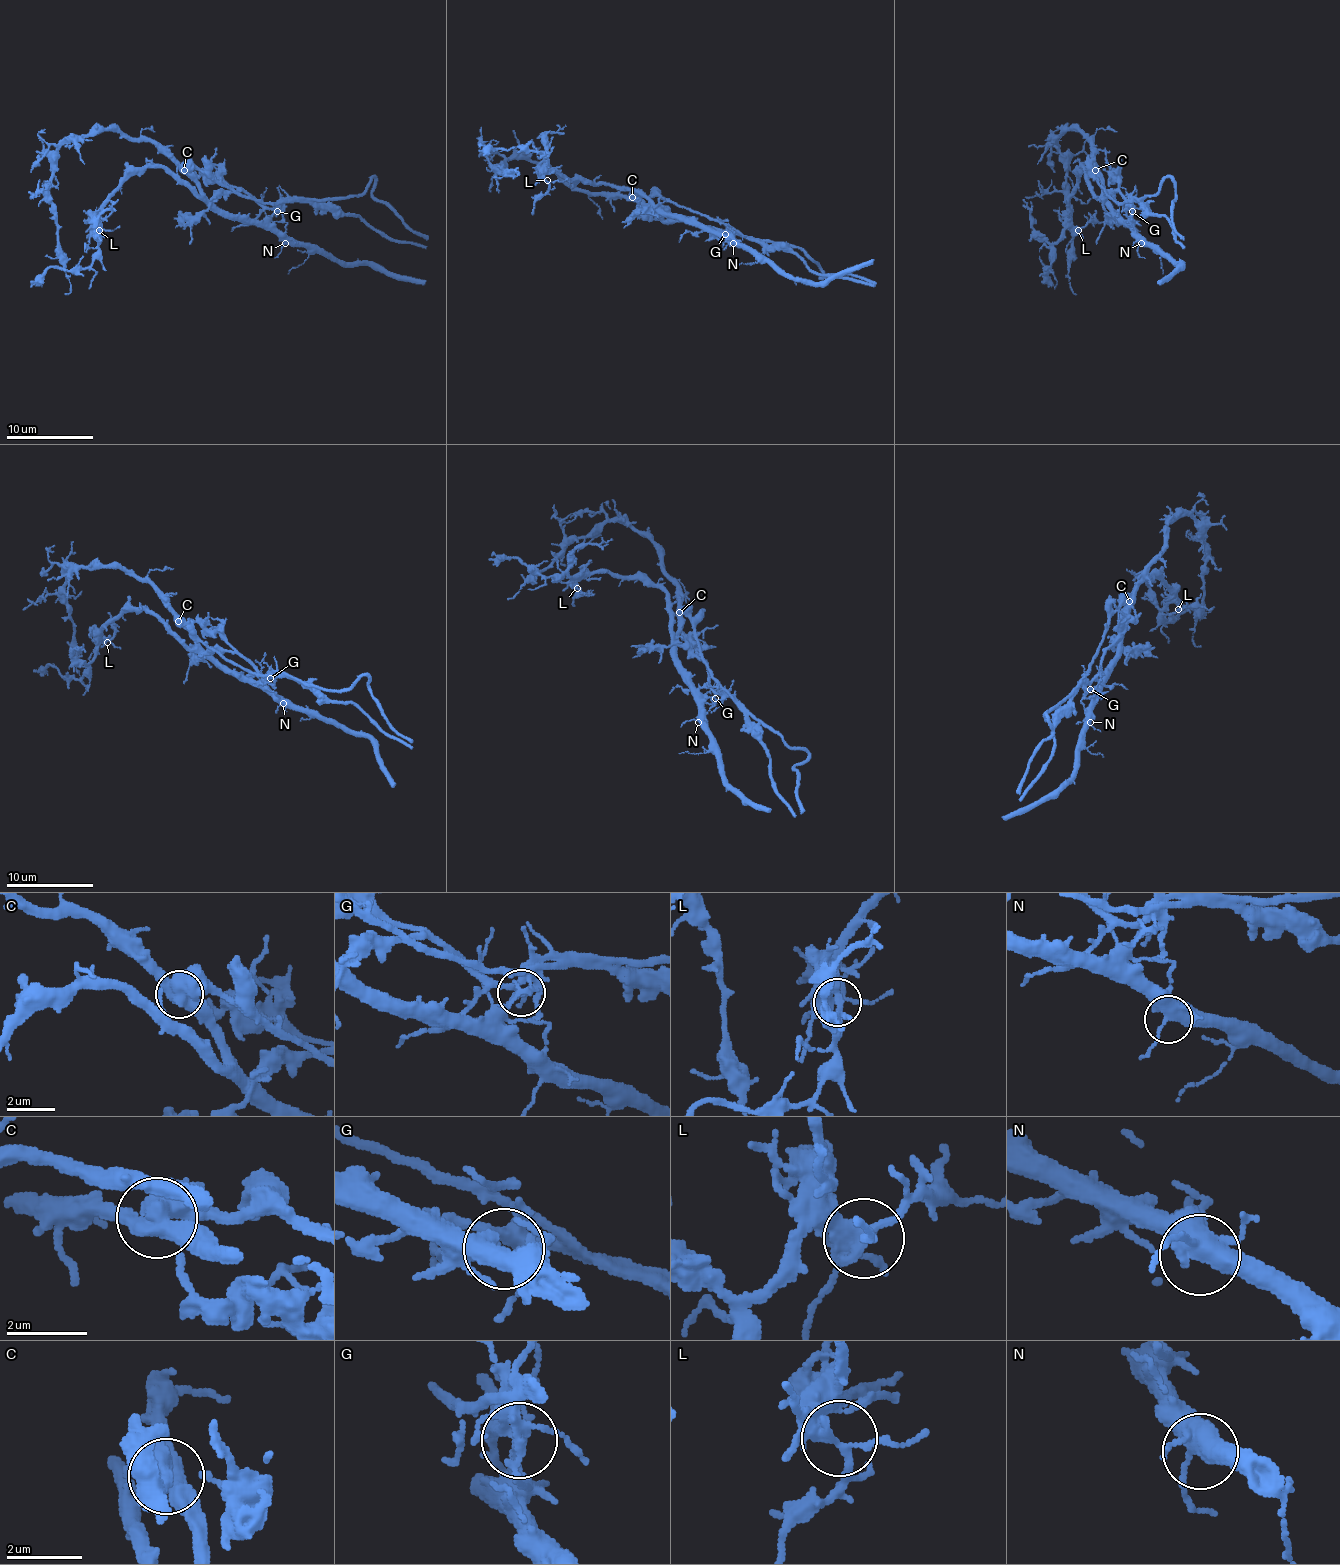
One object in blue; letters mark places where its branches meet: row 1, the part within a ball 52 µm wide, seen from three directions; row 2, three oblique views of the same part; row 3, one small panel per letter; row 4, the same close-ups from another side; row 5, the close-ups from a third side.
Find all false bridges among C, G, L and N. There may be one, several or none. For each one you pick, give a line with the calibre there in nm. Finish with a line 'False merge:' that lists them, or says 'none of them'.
C: 550 nm
G: 220 nm
False merge: C, G

